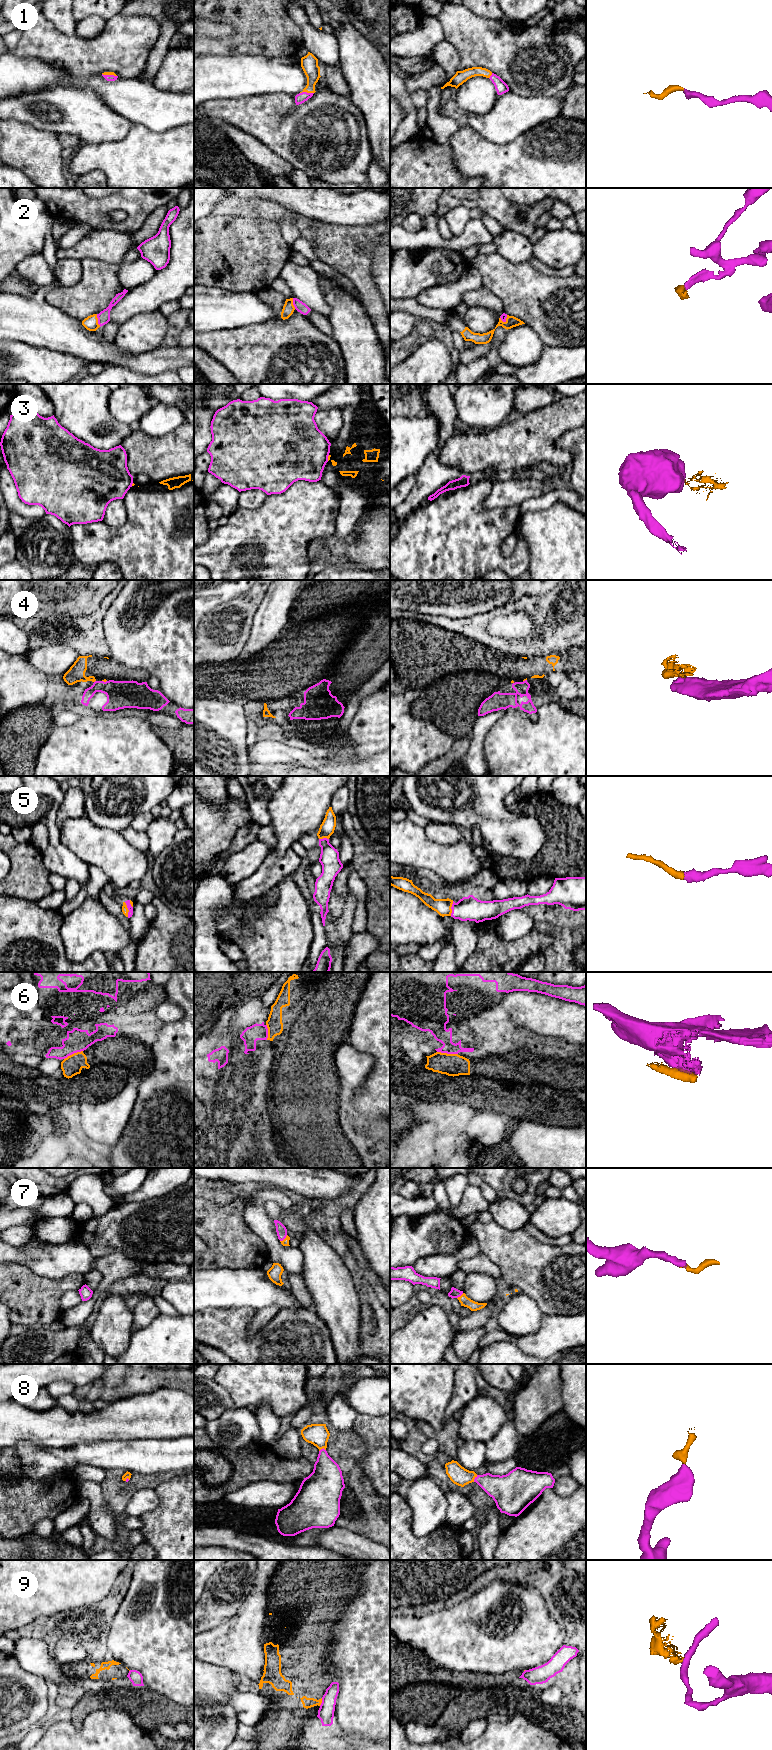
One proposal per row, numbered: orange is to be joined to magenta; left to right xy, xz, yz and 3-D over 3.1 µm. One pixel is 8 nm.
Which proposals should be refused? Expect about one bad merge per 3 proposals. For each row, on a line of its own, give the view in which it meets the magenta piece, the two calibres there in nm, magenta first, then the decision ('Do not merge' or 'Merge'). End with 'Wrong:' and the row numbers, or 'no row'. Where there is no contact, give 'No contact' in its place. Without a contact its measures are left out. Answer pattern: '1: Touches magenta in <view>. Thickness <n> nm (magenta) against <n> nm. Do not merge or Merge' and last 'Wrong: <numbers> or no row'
1: Touches magenta in xz. Thickness 90 nm (magenta) against 140 nm. Merge
2: Touches magenta in xy. Thickness 100 nm (magenta) against 110 nm. Do not merge
3: Touches magenta in xz. Thickness 480 nm (magenta) against 20 nm. Do not merge
4: Touches magenta in xy. Thickness 220 nm (magenta) against 20 nm. Do not merge
5: Touches magenta in xy. Thickness 50 nm (magenta) against 50 nm. Merge
6: Touches magenta in yz. Thickness 160 nm (magenta) against 180 nm. Do not merge
7: Touches magenta in xz. Thickness 90 nm (magenta) against 60 nm. Merge
8: Touches magenta in yz. Thickness 220 nm (magenta) against 150 nm. Merge
9: Touches magenta in xz. Thickness 130 nm (magenta) against 80 nm. Do not merge
Wrong: 2, 3, 4, 6, 9

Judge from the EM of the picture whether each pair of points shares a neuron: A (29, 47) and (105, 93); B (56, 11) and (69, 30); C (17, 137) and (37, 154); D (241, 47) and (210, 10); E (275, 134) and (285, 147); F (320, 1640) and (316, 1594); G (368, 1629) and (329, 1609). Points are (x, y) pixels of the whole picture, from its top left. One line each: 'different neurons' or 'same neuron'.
A: different neurons
B: same neuron
C: same neuron
D: same neuron
E: same neuron
F: same neuron
G: different neurons

